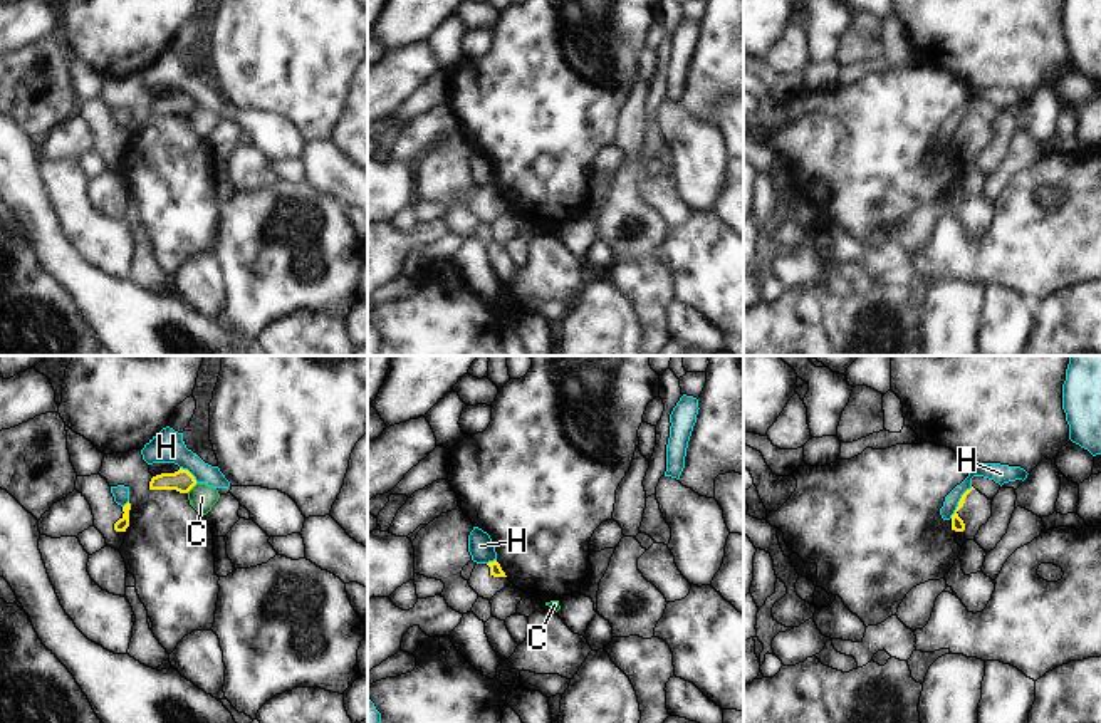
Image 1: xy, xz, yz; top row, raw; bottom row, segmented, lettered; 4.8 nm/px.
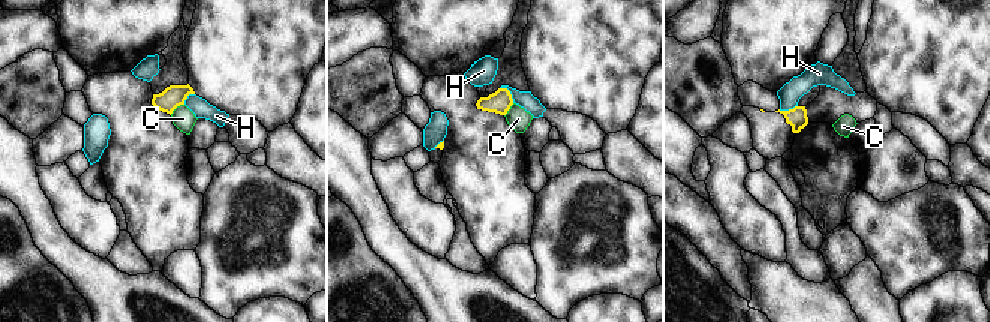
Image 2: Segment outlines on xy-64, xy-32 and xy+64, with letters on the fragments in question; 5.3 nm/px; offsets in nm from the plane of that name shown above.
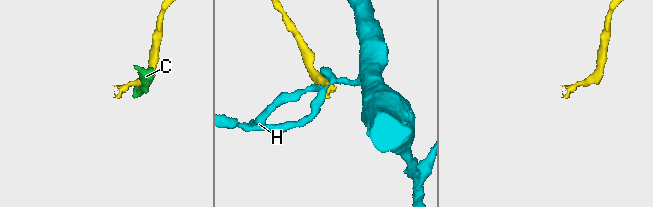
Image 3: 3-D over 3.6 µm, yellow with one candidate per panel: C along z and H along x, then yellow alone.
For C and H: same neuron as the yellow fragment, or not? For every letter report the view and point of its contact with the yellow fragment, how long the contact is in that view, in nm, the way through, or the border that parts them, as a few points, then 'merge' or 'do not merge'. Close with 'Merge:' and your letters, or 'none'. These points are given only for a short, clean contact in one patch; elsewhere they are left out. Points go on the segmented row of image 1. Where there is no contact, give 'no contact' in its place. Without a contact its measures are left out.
C: xy (192, 487) | 70 nm | do not merge
H: yz (959, 502) | 190 nm | do not merge
Merge: none

